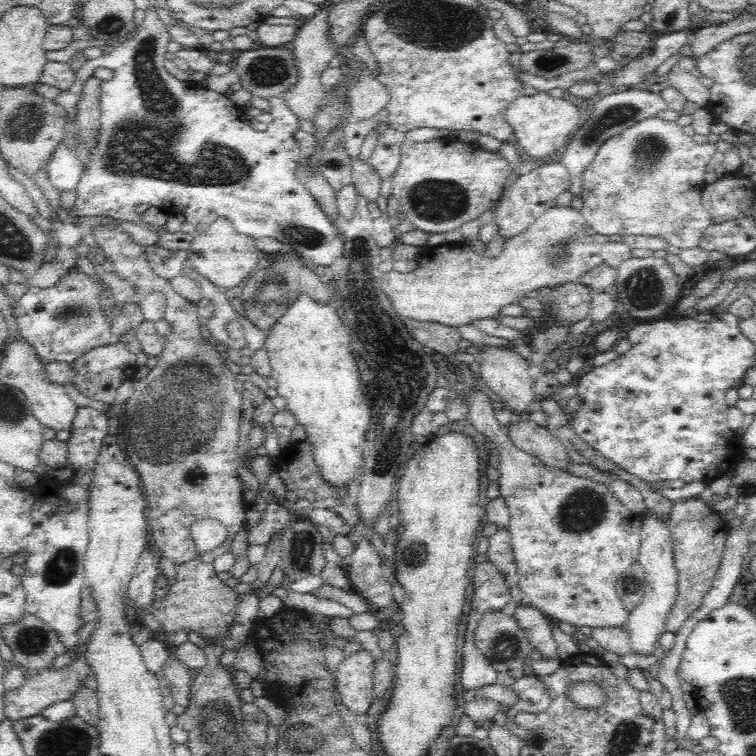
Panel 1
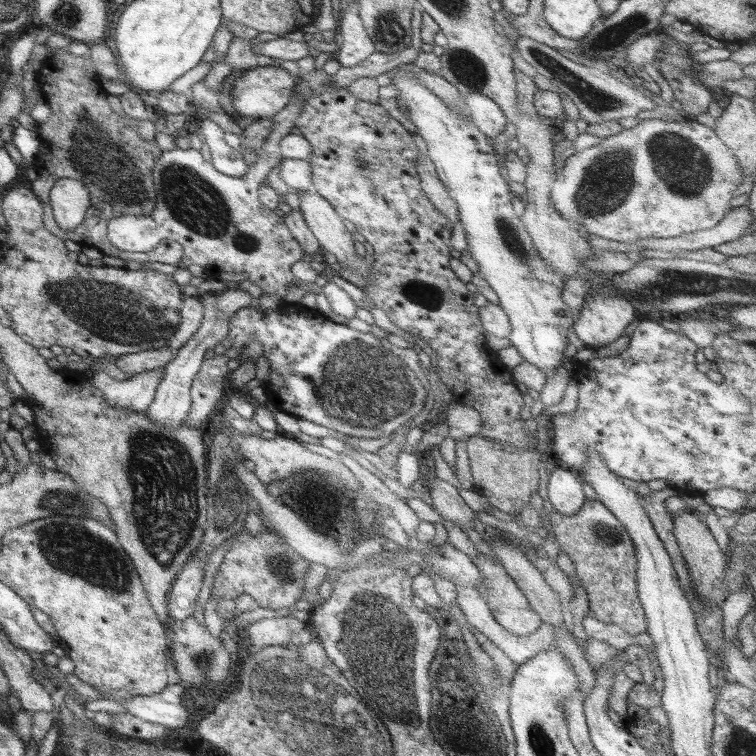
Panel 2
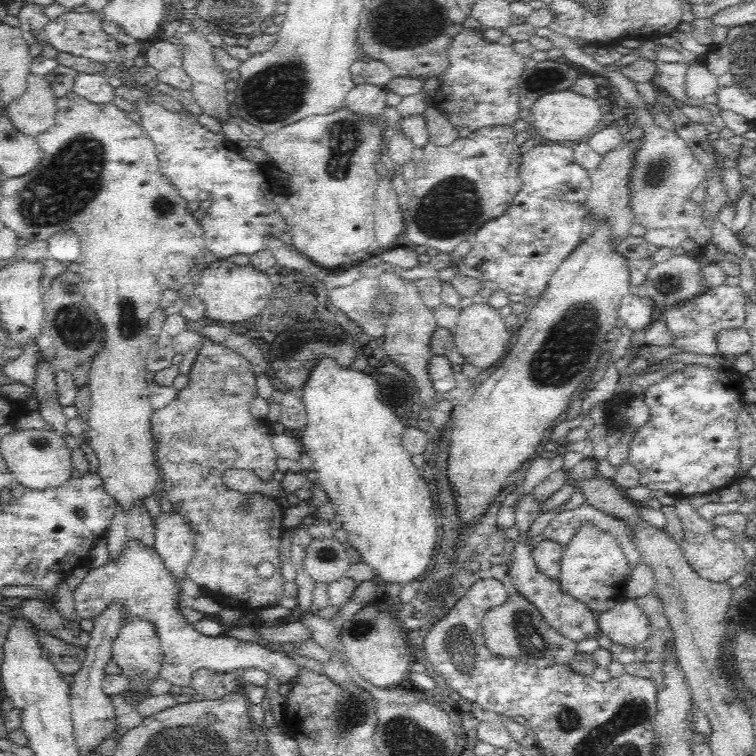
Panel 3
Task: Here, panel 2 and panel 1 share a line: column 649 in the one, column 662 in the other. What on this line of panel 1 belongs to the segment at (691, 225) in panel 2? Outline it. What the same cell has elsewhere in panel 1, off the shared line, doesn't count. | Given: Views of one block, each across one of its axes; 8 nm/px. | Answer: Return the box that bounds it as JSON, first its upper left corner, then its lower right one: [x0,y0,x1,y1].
[580,117,716,251]

